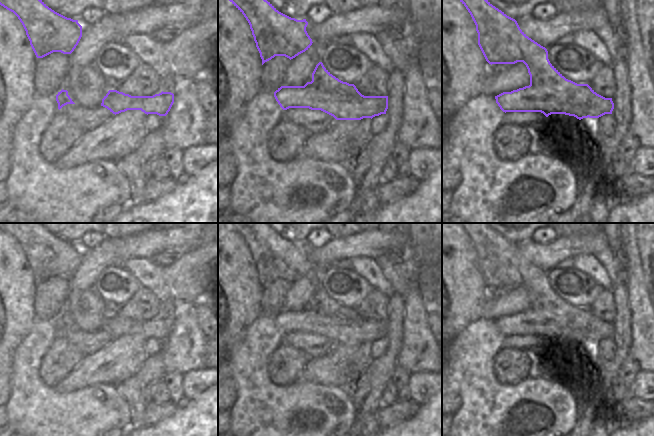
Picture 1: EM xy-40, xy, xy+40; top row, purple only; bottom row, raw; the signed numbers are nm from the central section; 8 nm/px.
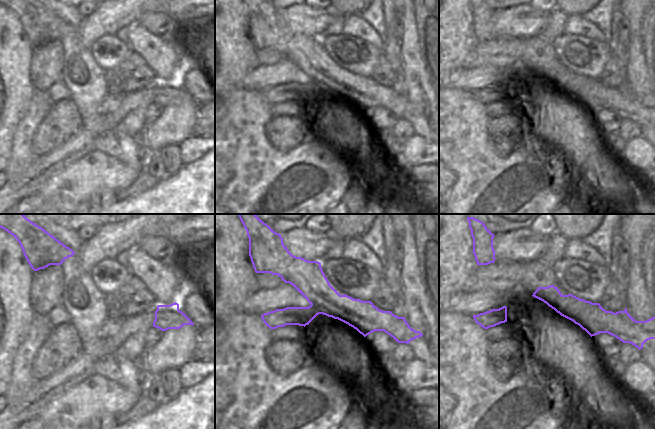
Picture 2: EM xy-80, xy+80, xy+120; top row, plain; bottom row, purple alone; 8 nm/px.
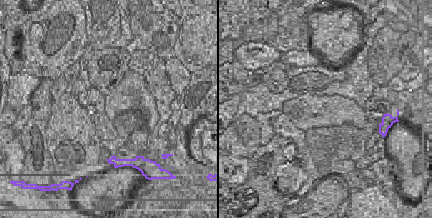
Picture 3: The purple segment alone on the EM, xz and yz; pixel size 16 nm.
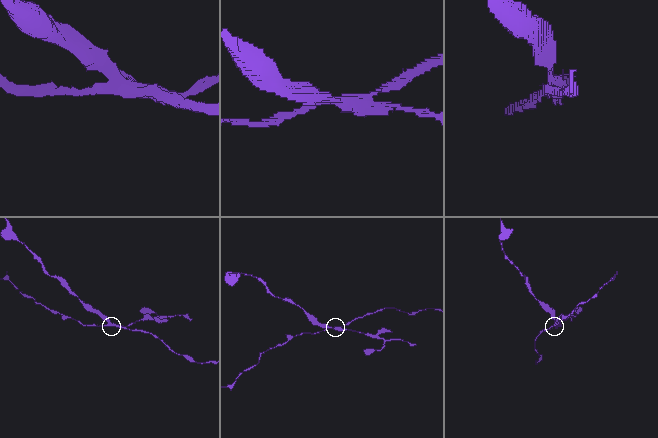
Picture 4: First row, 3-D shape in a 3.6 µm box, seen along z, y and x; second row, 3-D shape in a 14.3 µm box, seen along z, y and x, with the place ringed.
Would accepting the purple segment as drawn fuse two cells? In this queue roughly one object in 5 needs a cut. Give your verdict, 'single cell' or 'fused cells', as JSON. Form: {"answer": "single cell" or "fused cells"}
{"answer": "fused cells"}

